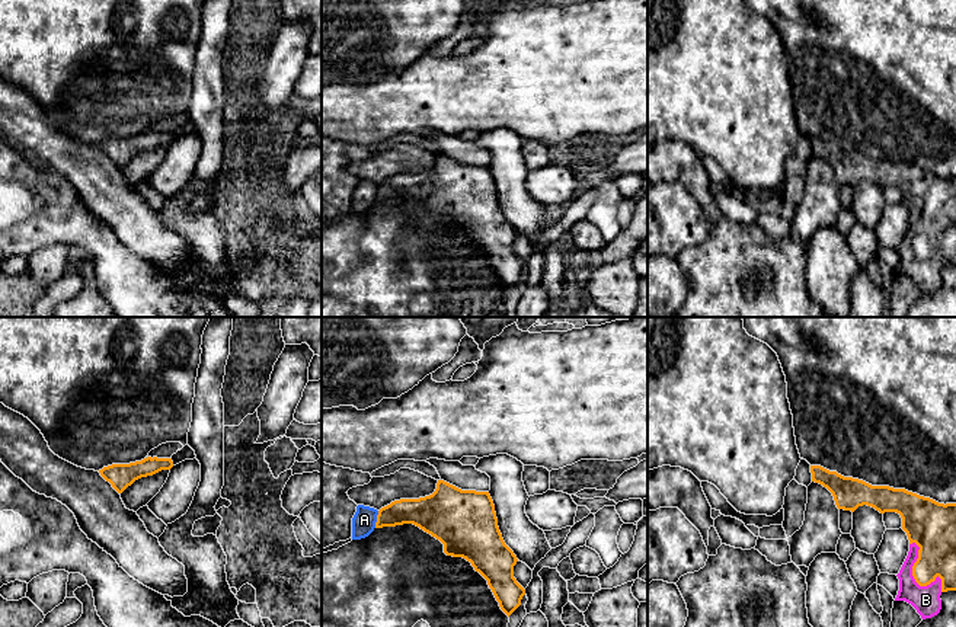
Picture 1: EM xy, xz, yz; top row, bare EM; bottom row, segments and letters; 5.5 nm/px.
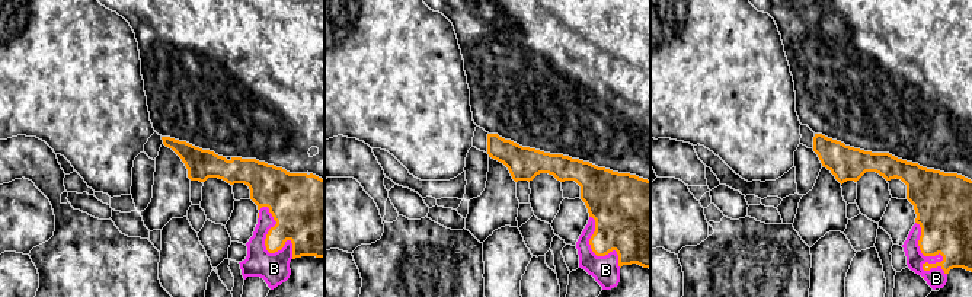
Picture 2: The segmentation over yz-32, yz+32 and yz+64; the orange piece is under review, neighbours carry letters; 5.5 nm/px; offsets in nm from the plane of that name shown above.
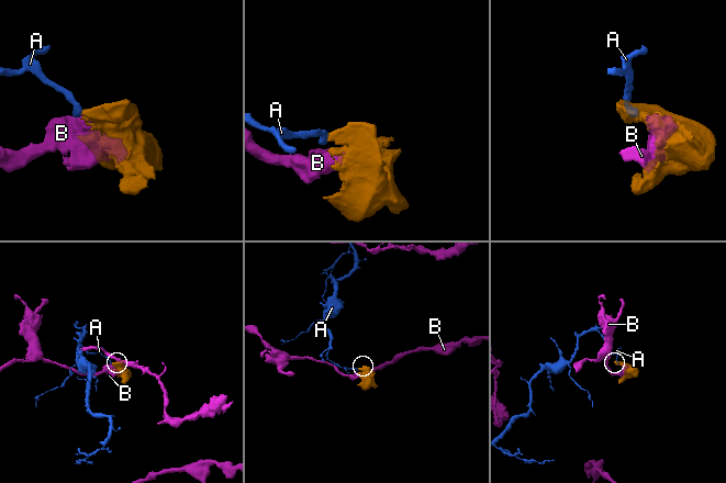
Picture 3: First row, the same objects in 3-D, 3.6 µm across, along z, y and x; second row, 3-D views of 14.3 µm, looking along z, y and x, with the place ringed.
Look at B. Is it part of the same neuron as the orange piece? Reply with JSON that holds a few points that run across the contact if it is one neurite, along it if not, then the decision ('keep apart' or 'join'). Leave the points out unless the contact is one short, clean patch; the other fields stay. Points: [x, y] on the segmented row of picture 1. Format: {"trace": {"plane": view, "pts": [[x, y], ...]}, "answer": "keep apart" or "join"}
{"answer": "join"}

